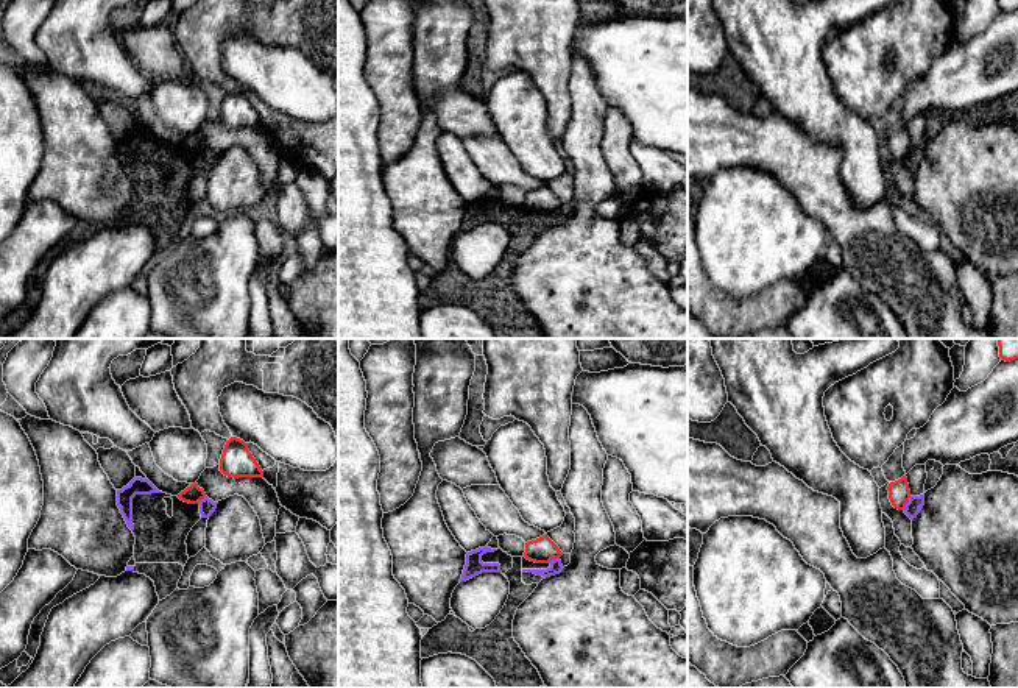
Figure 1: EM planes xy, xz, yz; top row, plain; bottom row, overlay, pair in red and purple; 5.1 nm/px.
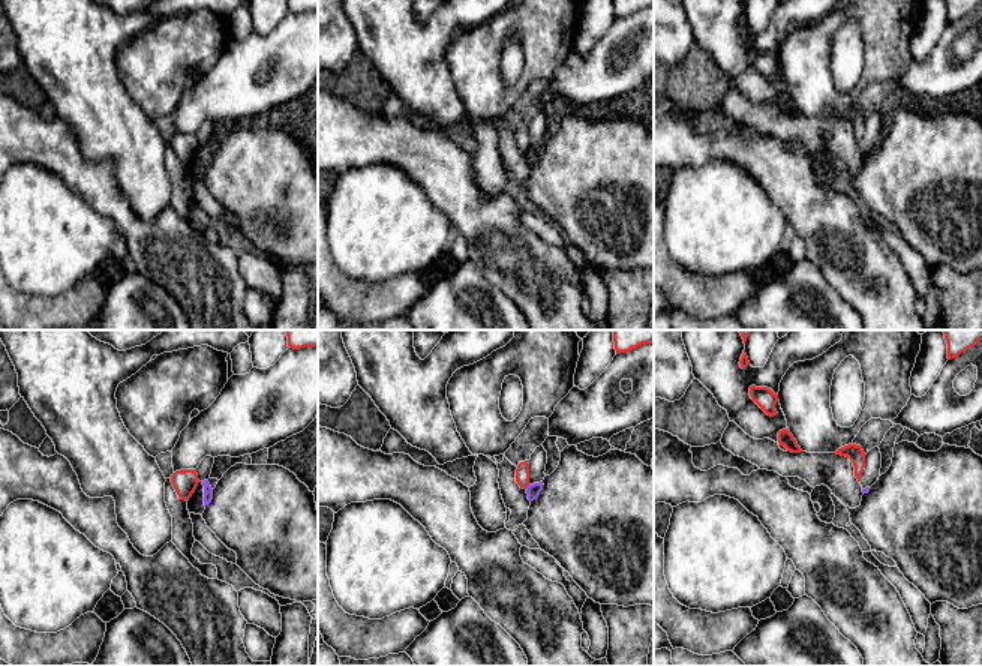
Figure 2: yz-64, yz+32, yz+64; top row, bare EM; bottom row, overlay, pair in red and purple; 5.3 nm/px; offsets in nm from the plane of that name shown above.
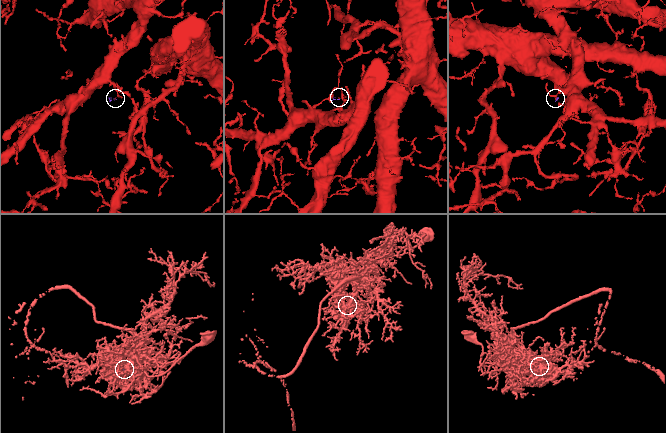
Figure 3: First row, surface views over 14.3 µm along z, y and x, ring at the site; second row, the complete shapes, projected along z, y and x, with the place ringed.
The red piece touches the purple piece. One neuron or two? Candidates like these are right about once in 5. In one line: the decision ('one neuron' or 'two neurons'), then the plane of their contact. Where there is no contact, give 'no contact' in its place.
two neurons | yz

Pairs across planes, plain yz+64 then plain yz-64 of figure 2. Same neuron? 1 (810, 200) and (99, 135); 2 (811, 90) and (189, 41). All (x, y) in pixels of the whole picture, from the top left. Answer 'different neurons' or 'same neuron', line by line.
1: different neurons
2: same neuron

